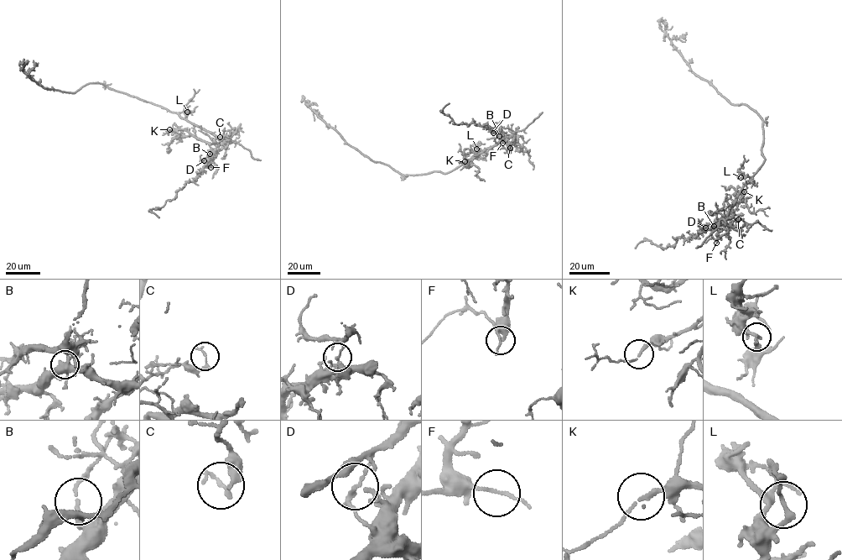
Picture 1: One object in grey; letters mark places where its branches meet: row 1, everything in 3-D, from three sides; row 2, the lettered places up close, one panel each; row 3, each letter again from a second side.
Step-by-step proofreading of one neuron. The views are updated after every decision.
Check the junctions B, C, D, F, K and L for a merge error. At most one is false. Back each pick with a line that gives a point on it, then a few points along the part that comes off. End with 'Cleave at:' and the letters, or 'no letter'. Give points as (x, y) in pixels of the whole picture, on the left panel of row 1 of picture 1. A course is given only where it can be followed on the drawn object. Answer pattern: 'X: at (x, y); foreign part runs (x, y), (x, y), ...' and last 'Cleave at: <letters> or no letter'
D: at (204, 160); foreign part runs (204, 160), (202, 170), (195, 179), (185, 183), (174, 198), (167, 200), (162, 207), (150, 210), (159, 217)
Cleave at: D

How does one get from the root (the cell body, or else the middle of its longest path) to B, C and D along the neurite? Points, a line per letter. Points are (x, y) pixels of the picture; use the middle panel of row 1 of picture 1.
B: (454, 169), (475, 154), (510, 135), (504, 133), (499, 136)
C: (454, 169), (475, 154), (515, 135), (517, 137), (509, 144), (510, 148)
D: (454, 169), (475, 154), (510, 135), (500, 129), (493, 133)

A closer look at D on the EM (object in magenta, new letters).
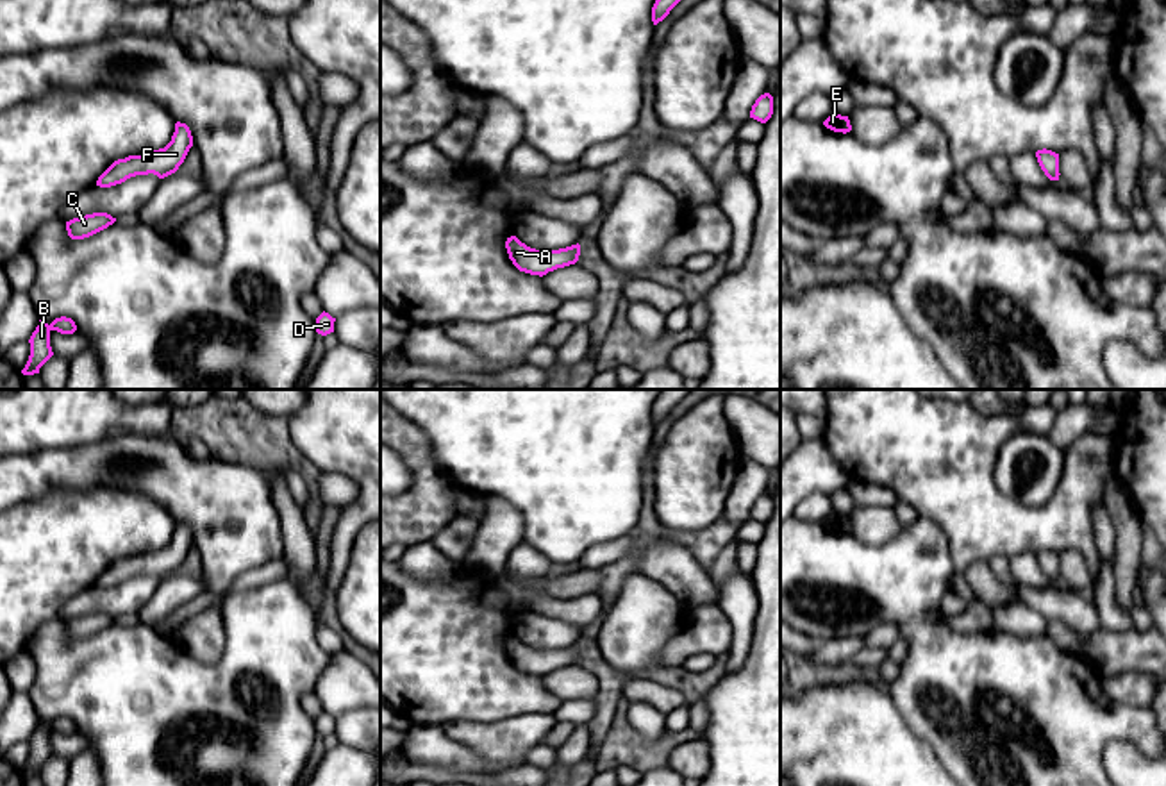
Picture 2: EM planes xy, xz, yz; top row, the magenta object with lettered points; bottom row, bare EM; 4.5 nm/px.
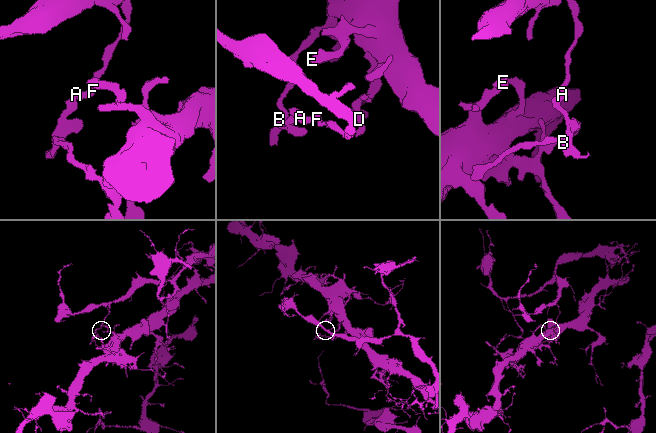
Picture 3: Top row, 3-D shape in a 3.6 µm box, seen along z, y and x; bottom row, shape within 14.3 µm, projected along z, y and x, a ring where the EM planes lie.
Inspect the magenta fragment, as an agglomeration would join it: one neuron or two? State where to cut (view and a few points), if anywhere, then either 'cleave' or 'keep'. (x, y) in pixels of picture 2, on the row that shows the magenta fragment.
cut in xy along (150, 152), (156, 158), (154, 174); cleave

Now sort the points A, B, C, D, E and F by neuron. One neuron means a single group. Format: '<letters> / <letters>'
A B C D E / F

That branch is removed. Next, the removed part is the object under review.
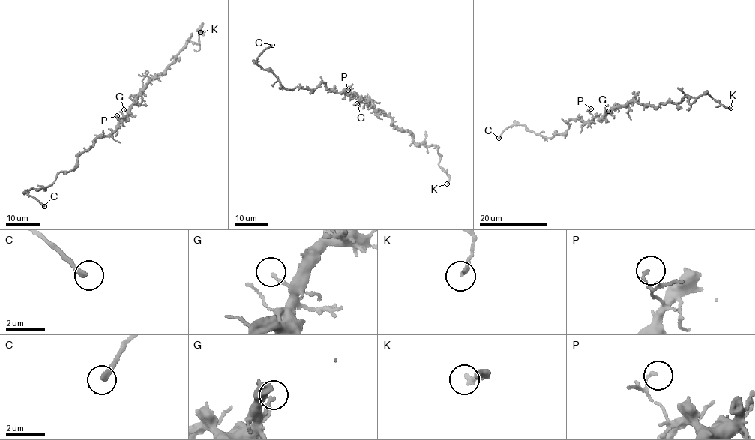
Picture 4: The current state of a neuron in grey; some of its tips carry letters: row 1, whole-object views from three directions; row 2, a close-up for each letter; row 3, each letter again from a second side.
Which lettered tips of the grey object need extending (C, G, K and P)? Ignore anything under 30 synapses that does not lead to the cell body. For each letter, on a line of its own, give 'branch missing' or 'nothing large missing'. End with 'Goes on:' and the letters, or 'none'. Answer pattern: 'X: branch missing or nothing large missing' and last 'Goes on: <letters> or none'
C: branch missing
G: nothing large missing
K: nothing large missing
P: nothing large missing
Goes on: C

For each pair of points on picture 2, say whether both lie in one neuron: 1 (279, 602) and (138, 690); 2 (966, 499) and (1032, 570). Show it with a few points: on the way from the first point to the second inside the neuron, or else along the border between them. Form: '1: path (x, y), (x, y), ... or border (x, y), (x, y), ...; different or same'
1: path (254, 642), (206, 690), (177, 690); same
2: border (1034, 552), (1016, 552), (1007, 558); different

